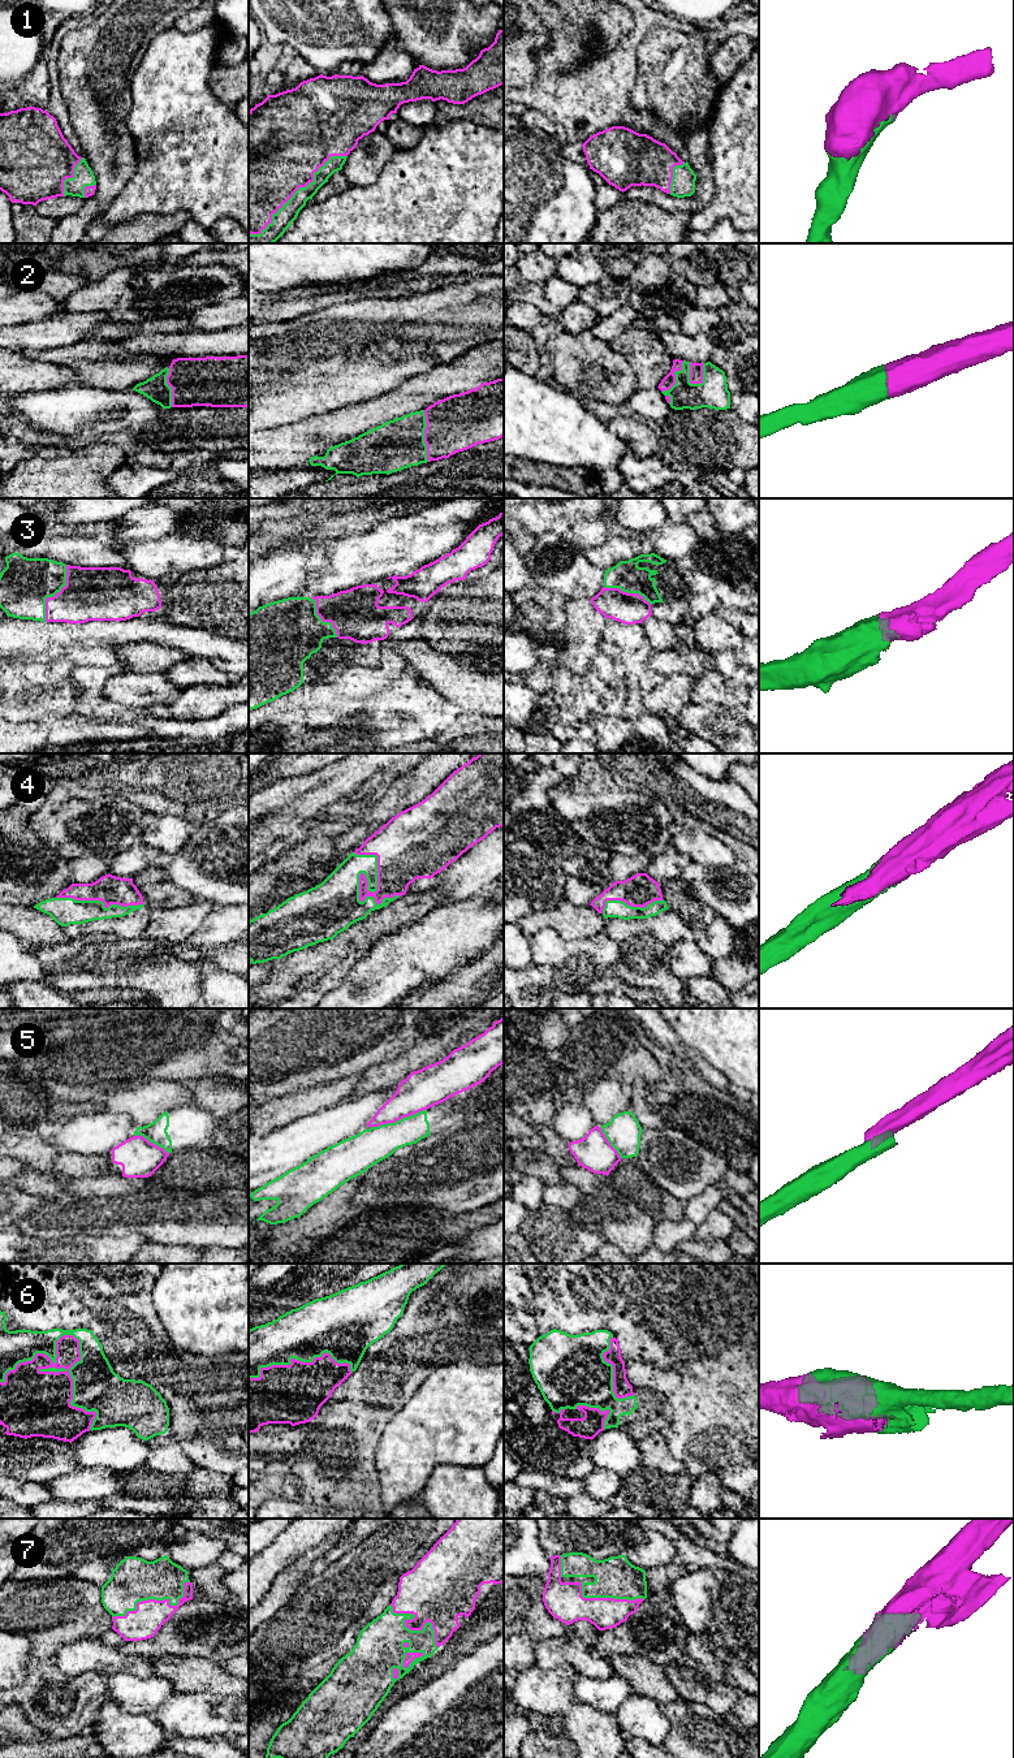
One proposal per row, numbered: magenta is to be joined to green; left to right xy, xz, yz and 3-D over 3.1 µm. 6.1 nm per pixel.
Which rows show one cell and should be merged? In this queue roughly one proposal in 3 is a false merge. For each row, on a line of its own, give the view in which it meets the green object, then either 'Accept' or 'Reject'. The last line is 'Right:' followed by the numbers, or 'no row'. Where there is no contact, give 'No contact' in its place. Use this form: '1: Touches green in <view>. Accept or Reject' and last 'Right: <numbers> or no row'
1: Touches green in xz. Accept
2: Touches green in xz. Accept
3: Touches green in xy. Accept
4: Touches green in xz. Accept
5: Touches green in xz. Reject
6: Touches green in xy. Accept
7: Touches green in xy. Accept
Right: 1, 2, 3, 4, 6, 7

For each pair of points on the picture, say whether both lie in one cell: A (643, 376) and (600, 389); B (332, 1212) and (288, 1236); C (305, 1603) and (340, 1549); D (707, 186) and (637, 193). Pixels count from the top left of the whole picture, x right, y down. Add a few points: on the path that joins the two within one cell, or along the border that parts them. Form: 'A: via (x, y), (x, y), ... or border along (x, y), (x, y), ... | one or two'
A: border along (617, 353), (633, 370), (638, 387) | two
B: via (322, 1222), (307, 1236), (298, 1236) | one
C: border along (358, 1543), (327, 1563) | two
D: via (693, 203), (671, 203), (655, 197) | one

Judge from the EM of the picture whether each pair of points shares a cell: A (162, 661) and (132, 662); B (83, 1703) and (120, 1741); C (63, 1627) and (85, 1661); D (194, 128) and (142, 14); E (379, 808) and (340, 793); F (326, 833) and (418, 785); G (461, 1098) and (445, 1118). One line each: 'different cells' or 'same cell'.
A: same cell
B: different cells
C: different cells
D: different cells
E: different cells
F: same cell
G: same cell

